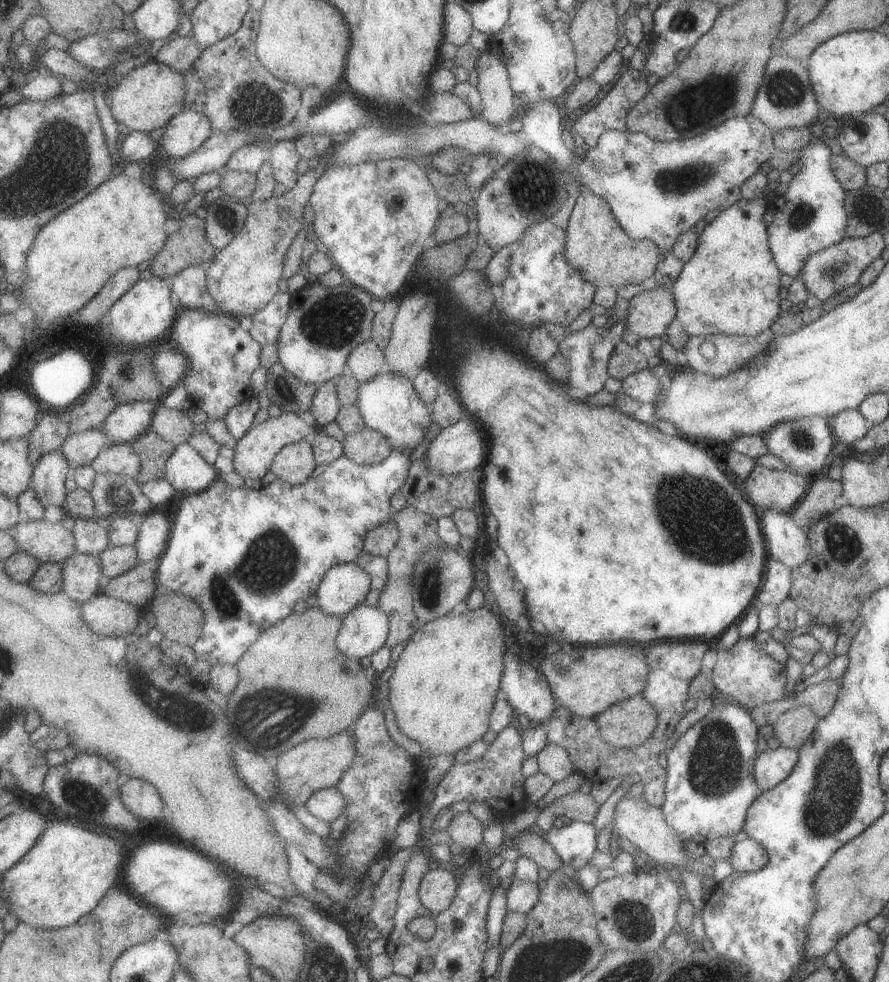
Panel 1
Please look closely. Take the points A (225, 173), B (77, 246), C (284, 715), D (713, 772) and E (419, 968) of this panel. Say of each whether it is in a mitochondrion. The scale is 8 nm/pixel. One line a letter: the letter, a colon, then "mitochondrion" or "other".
A: other
B: other
C: mitochondrion
D: mitochondrion
E: other

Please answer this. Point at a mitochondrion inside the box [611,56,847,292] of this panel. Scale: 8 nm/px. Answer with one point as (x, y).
(701, 102)

